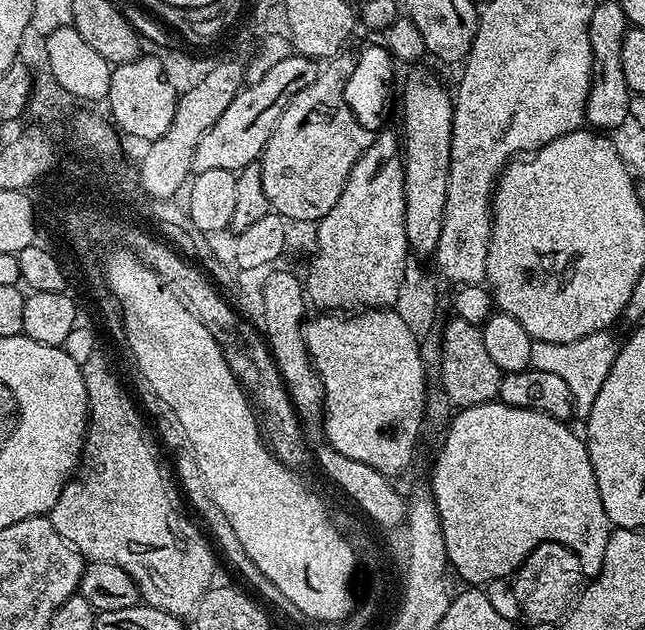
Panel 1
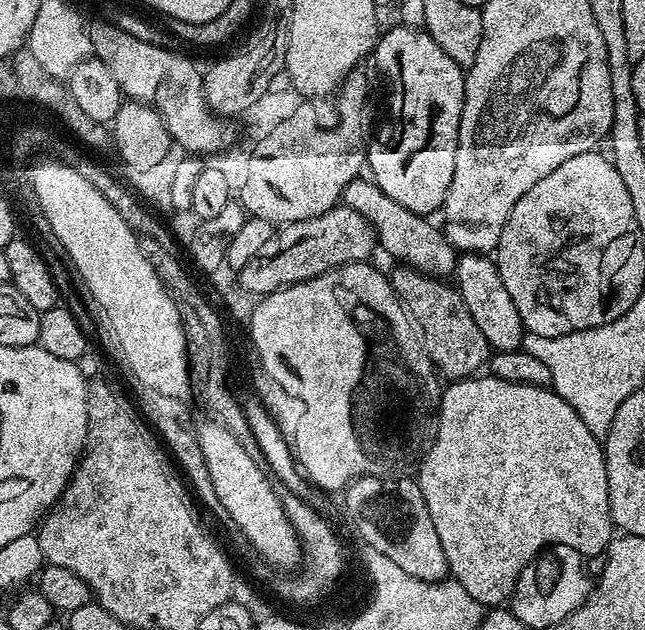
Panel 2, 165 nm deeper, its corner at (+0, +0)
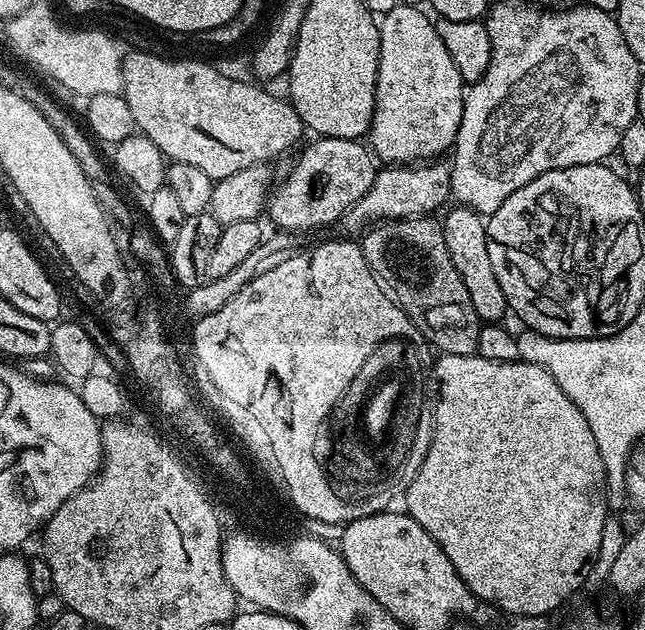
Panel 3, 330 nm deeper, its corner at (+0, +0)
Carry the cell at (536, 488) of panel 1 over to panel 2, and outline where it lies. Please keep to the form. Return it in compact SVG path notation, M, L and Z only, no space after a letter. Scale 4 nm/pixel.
M477 374L468 377L467 380L451 381L443 389L440 398L440 419L437 422L436 437L432 439L432 445L418 464L418 483L422 490L422 498L426 500L430 518L434 520L434 527L438 530L438 539L445 551L451 579L461 583L463 589L483 606L500 606L511 601L522 570L543 549L553 544L561 544L578 550L585 558L596 556L599 552L601 555L607 549L608 543L614 539L605 455L601 441L596 440L594 434L590 434L590 430L586 430L586 422L582 422L582 418L578 418L578 414L574 414L571 406L552 391L551 387L539 388L529 384L502 382L502 378L491 374Z

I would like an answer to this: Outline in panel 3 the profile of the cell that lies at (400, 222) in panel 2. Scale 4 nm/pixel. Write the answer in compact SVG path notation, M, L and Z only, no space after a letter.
M326 136L313 139L313 141L313 144L293 162L292 169L284 176L284 181L281 184L279 181L273 187L266 201L266 216L269 216L280 227L277 229L288 234L308 232L311 228L324 228L335 220L337 223L364 197L378 171L378 164L373 153L365 145L364 149L360 140L343 140Z

